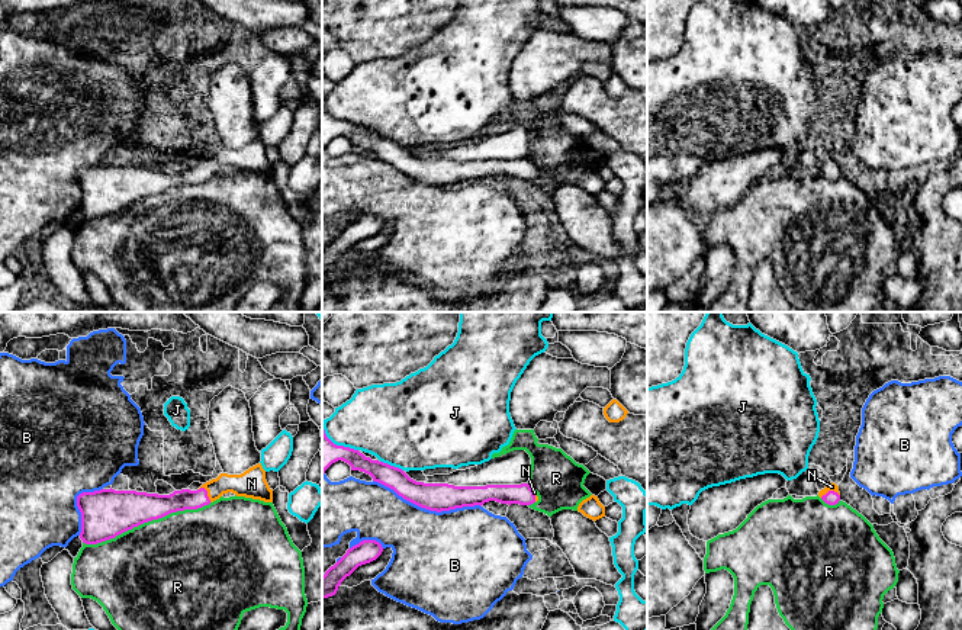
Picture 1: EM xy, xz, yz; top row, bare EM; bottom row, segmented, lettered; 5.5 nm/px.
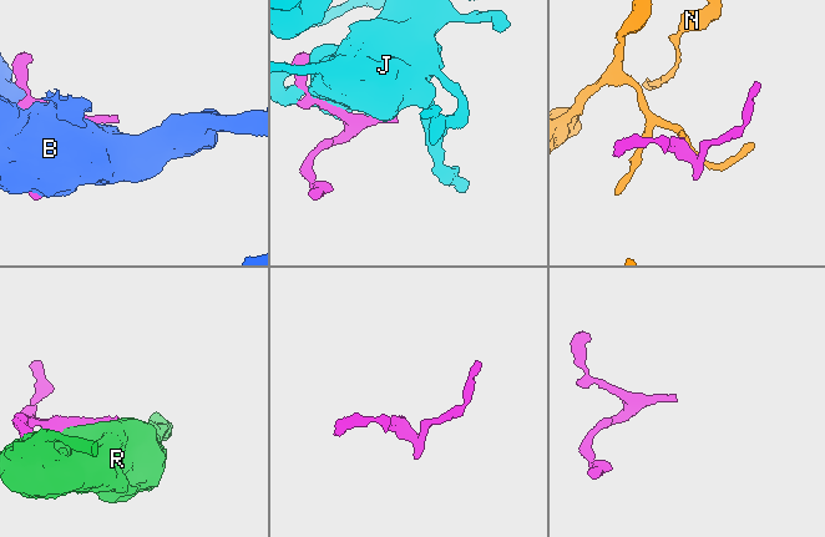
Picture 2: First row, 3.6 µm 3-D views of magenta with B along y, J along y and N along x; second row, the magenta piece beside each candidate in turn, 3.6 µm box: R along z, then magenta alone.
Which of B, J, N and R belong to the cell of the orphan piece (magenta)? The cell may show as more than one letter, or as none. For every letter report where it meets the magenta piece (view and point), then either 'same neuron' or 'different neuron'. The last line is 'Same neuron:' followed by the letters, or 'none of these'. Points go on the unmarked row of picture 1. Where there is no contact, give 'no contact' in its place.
B: xz (427, 183) | different neuron
J: xz (392, 141) | different neuron
N: xy (206, 169) | same neuron
R: xy (147, 196) | different neuron
Same neuron: N

